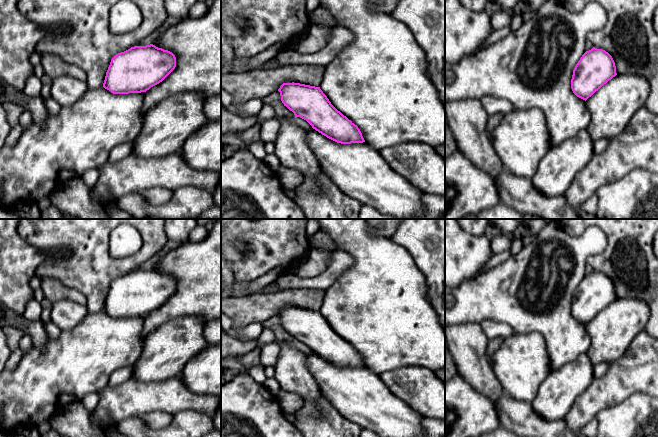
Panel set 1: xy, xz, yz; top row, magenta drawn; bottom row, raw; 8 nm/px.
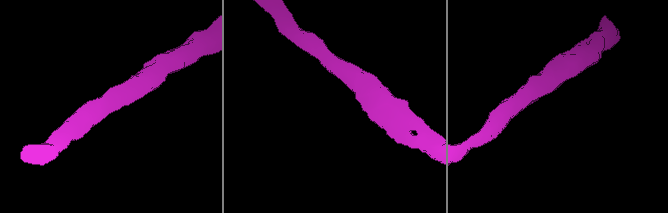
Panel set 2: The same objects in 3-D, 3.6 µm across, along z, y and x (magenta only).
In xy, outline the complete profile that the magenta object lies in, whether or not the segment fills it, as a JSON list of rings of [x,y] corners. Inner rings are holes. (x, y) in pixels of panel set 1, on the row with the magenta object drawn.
[[[153,44],[134,46],[111,59],[103,87],[113,94],[146,92],[175,67],[176,57],[172,52]]]

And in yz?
[[[593,47],[586,51],[576,64],[571,89],[577,97],[586,101],[616,75],[612,56],[603,49]]]

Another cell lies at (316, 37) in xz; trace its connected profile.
[[[311,24],[308,30],[305,32],[303,37],[299,40],[298,45],[295,50],[303,53],[315,53],[320,49],[324,48],[329,39],[330,32],[336,28],[340,27],[336,24],[334,25],[315,25]]]

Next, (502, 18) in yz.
[[[500,8],[496,13],[491,15],[492,31],[499,30],[505,26],[509,26],[512,20],[512,13]]]

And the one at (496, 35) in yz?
[[[510,25],[509,26],[505,26],[505,27],[501,28],[501,29],[499,29],[499,30],[492,31],[491,34],[489,35],[489,37],[482,44],[480,50],[486,49],[487,47],[489,47],[490,45],[494,44],[495,42],[505,38],[510,33],[511,33]]]

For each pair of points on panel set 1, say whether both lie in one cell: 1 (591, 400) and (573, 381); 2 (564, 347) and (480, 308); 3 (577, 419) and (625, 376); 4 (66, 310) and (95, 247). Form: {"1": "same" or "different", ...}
{"1": "different", "2": "same", "3": "same", "4": "different"}

